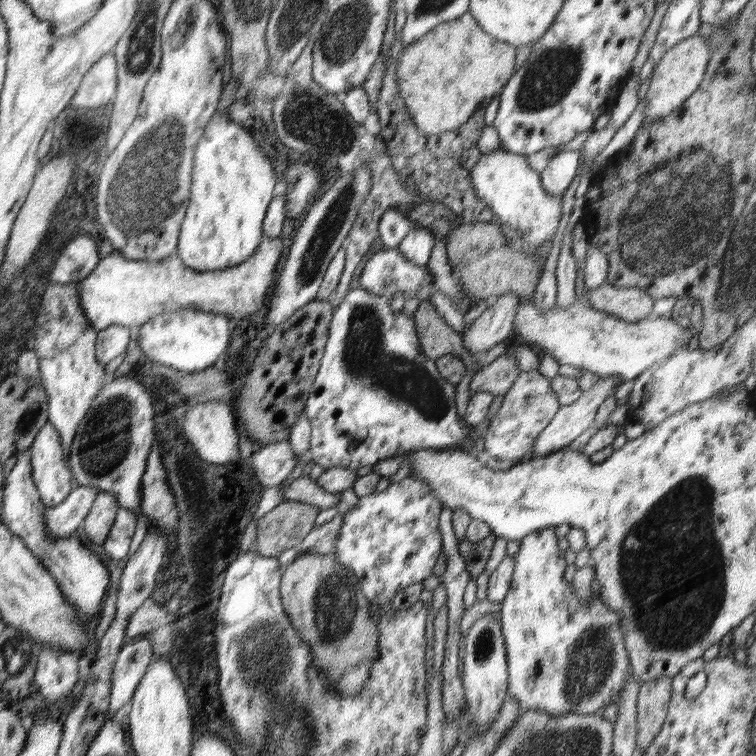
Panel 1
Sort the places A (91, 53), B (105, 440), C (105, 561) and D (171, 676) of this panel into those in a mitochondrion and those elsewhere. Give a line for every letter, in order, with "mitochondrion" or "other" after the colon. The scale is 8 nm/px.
A: other
B: mitochondrion
C: other
D: other

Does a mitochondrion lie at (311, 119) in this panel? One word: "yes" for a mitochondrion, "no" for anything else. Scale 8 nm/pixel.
yes

